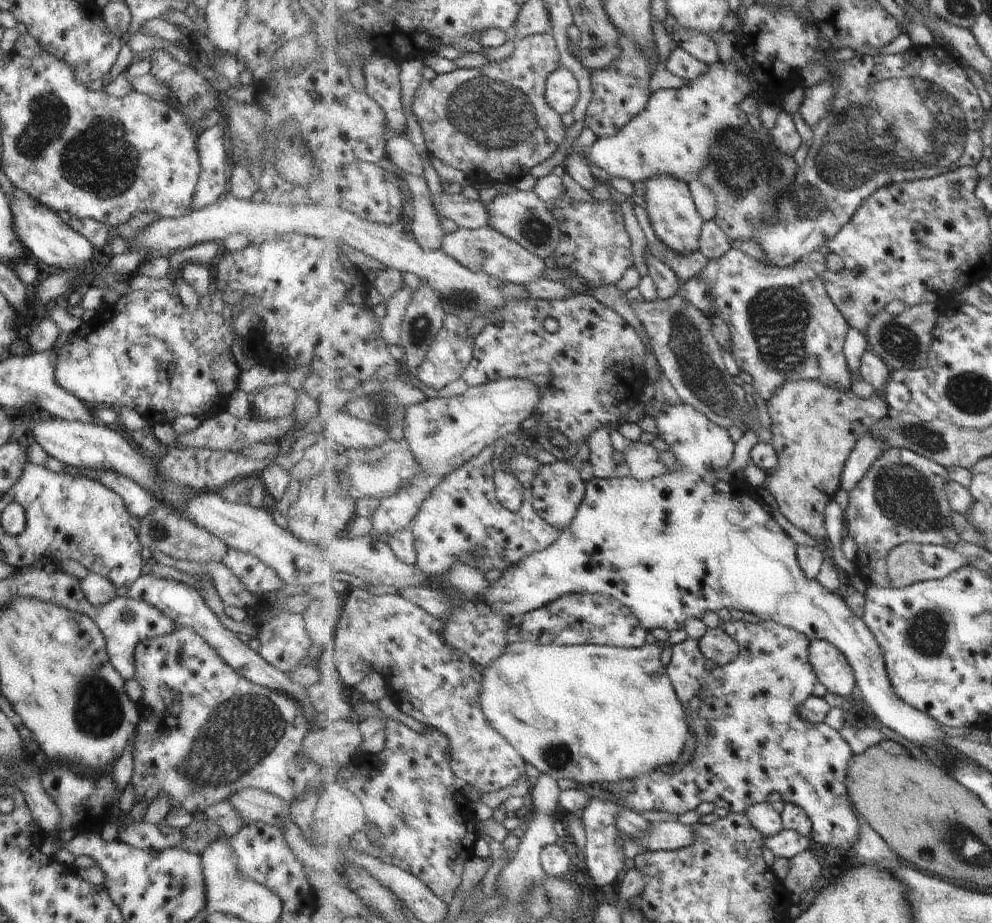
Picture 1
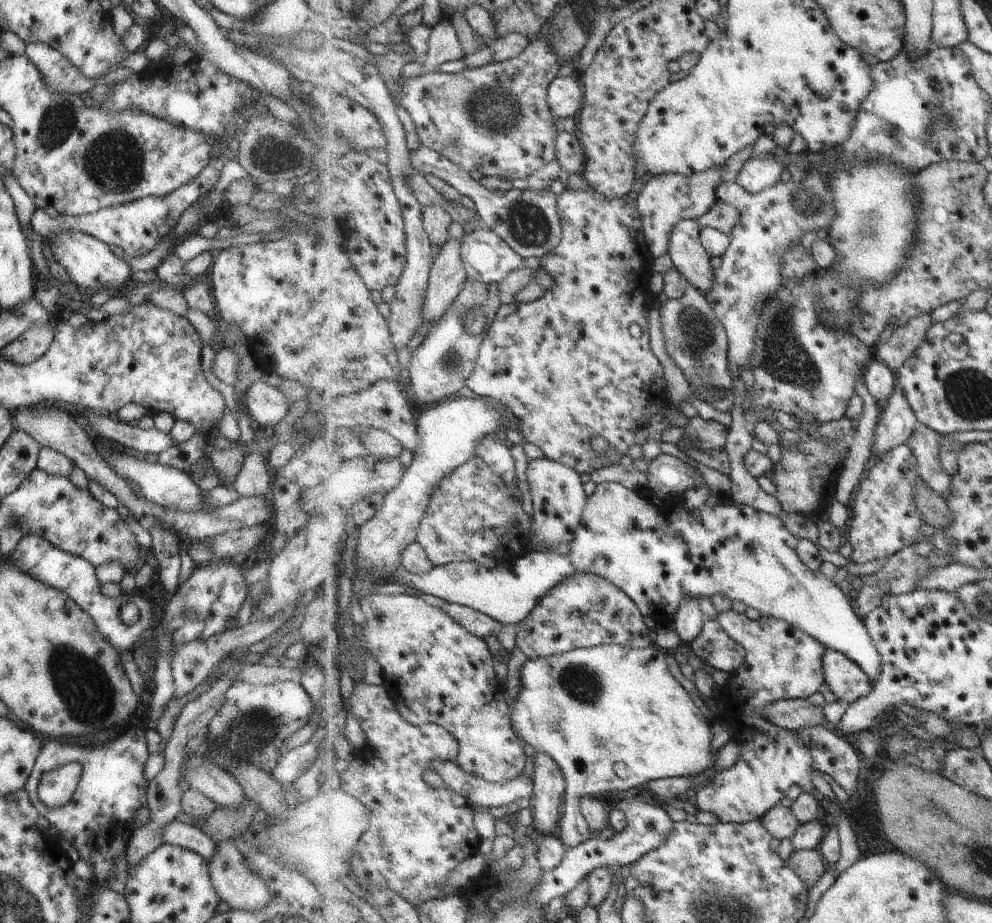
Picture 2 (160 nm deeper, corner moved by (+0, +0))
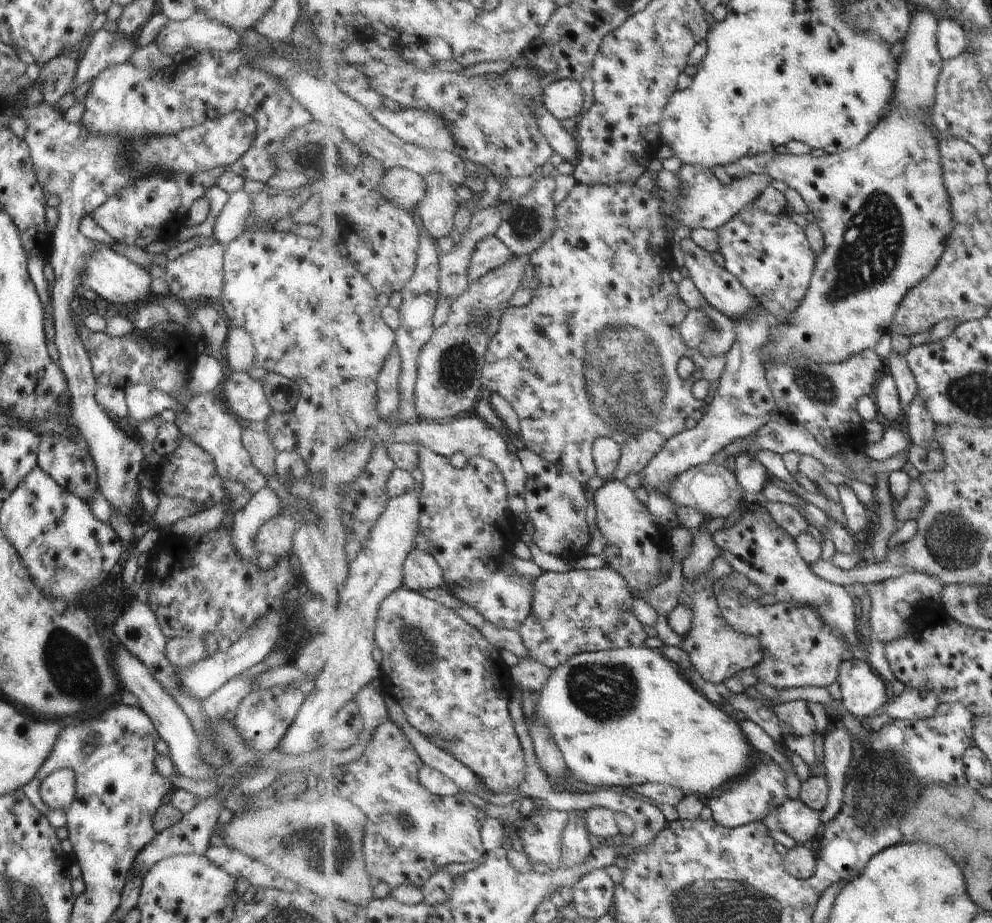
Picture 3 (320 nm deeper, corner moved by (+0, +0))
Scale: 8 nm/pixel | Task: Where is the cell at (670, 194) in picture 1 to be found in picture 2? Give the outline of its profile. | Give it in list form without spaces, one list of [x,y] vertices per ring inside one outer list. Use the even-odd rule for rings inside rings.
[[[685,218],[685,220],[681,220],[681,223],[673,228],[673,233],[669,238],[668,255],[675,266],[675,270],[703,293],[709,292],[715,286],[715,269],[711,266],[711,256],[707,254],[707,250],[701,243],[701,230],[703,230],[703,226],[699,228],[696,219]]]

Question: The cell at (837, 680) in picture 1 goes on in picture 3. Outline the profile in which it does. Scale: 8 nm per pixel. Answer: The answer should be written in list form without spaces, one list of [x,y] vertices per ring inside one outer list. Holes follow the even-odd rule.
[[[846,661],[840,669],[839,684],[843,705],[856,717],[873,717],[888,702],[885,682],[867,661]]]

